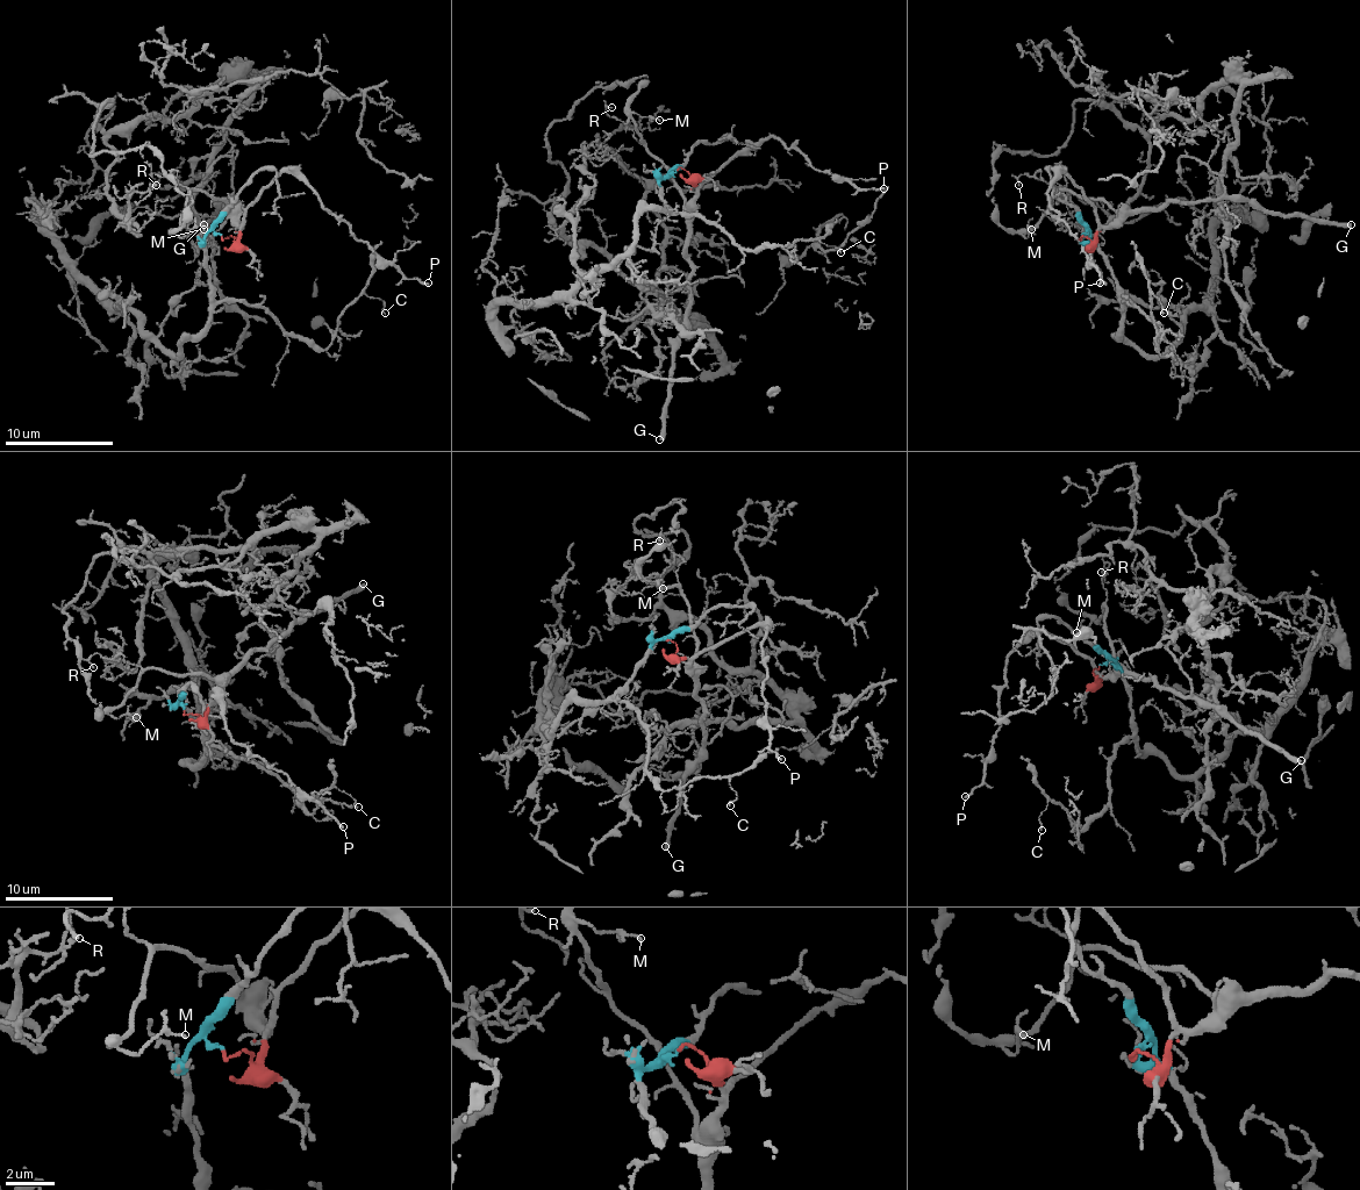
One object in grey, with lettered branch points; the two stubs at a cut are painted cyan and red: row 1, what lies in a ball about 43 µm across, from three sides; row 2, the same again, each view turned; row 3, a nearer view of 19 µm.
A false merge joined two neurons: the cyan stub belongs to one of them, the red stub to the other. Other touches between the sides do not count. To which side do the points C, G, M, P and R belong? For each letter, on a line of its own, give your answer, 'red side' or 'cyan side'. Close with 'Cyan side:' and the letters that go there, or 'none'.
C: cyan side
G: red side
M: red side
P: red side
R: red side
Cyan side: C

